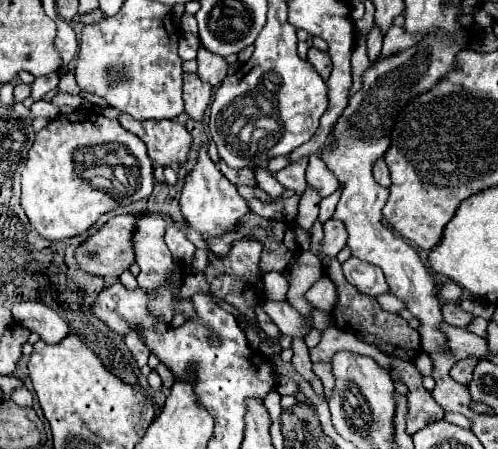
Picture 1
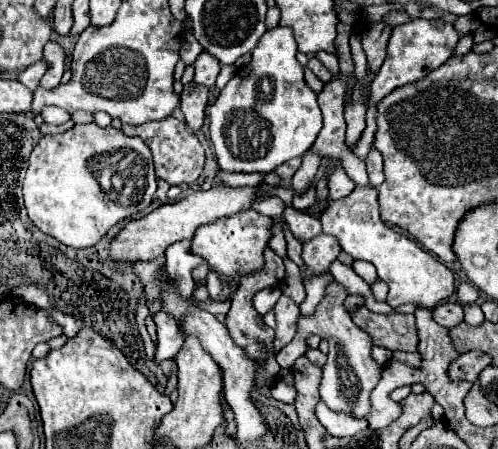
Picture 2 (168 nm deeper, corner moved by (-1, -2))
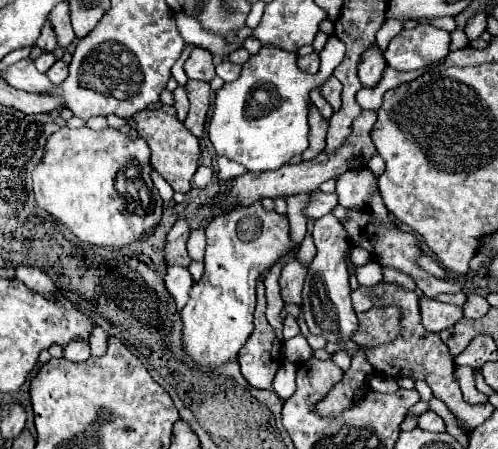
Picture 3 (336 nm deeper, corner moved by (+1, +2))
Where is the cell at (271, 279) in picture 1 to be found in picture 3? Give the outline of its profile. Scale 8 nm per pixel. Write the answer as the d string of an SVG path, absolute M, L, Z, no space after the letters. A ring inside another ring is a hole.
M288 314L288 316L284 318L284 322L282 322L282 334L284 334L284 338L292 338L292 336L296 336L298 332L300 332L300 328L298 328L296 318L294 318L292 314Z

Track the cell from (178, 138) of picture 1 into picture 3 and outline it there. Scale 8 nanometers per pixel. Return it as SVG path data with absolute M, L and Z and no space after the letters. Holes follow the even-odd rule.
M160 106L156 110L144 110L134 116L138 134L148 142L152 150L152 168L176 190L176 192L188 192L192 176L198 168L200 148L196 136L186 130L186 126L176 118L174 106Z

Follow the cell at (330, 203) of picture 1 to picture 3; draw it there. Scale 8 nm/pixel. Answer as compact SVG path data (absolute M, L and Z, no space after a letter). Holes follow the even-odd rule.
M422 22L416 28L402 30L398 36L394 36L384 52L384 58L390 68L408 72L446 58L448 46L450 32Z

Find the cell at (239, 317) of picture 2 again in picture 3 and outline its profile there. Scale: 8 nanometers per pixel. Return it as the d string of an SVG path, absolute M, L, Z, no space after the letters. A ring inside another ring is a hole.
M260 278L256 284L256 310L254 310L254 332L250 334L250 338L246 340L246 344L240 348L238 352L238 362L240 362L240 370L242 376L248 380L248 384L252 388L270 388L272 386L272 378L276 374L276 370L280 368L282 356L280 356L280 346L282 342L276 338L274 328L268 324L266 316L266 298L264 298L264 280Z

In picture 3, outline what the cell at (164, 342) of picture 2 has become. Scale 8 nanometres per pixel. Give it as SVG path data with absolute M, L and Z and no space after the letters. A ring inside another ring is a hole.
M168 266L166 276L164 276L164 286L170 292L174 304L178 310L184 308L184 304L188 302L188 292L192 288L194 280L190 276L190 272L182 266Z

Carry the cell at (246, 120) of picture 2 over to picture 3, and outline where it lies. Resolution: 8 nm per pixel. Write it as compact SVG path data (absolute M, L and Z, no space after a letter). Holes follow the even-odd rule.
M336 36L328 39L319 53L320 68L318 74L306 74L298 68L296 52L286 52L274 44L266 44L258 54L250 56L242 66L240 78L224 84L216 92L214 112L210 120L210 142L218 156L226 156L250 172L276 170L292 156L302 154L308 148L308 112L310 96L308 92L331 76L342 62L346 47Z

